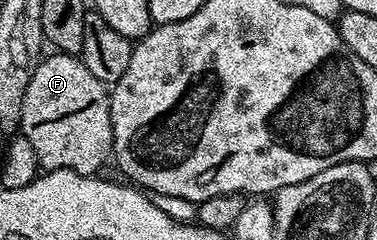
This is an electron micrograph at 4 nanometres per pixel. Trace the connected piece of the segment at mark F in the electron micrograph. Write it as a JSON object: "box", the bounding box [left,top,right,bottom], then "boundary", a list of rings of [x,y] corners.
{"box":[18,53,112,176],"boundary":[[[52,53],[52,56],[41,58],[40,64],[34,69],[34,77],[30,77],[30,85],[26,85],[26,97],[22,97],[22,109],[18,120],[19,134],[33,145],[34,153],[37,155],[39,166],[44,171],[77,171],[79,175],[95,176],[96,171],[104,162],[109,162],[112,155],[112,118],[110,117],[110,98],[109,88],[102,82],[98,81],[98,77],[94,77],[94,73],[90,73],[90,69],[86,69],[84,60],[75,55],[66,55],[63,53]]]}

